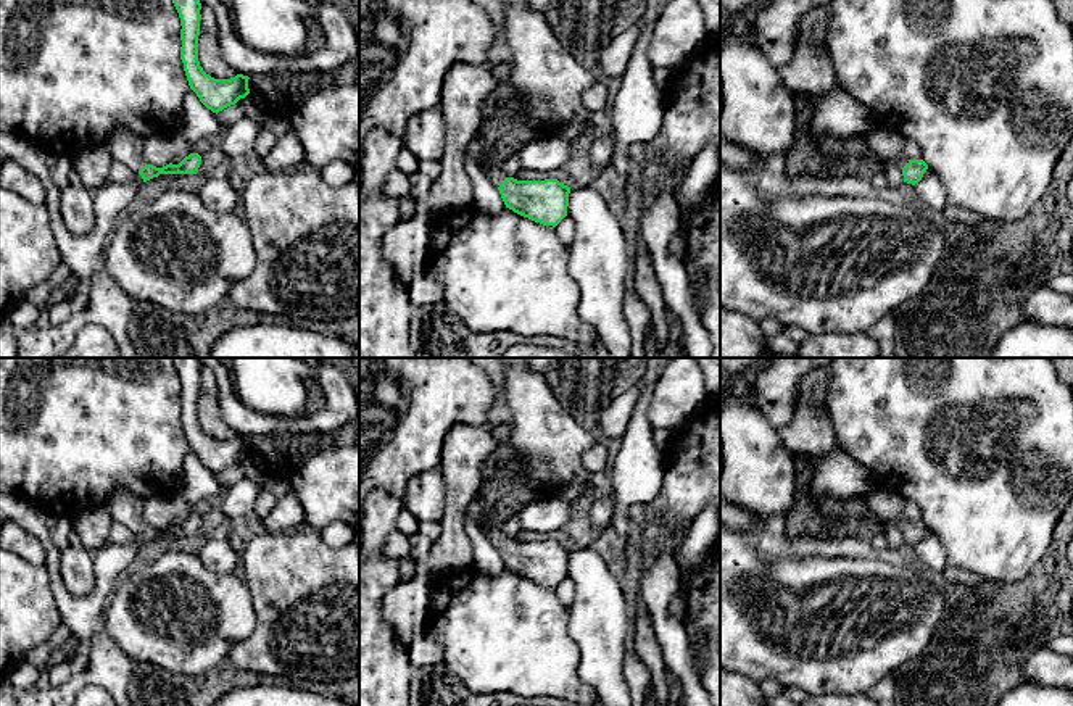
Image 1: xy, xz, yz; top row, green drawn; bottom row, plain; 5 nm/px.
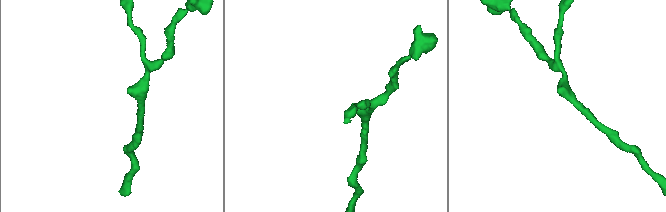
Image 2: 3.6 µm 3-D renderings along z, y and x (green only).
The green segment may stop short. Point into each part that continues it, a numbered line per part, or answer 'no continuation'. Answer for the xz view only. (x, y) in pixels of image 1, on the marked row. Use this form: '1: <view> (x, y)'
1: xz (492, 166)

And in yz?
1: yz (888, 145)

